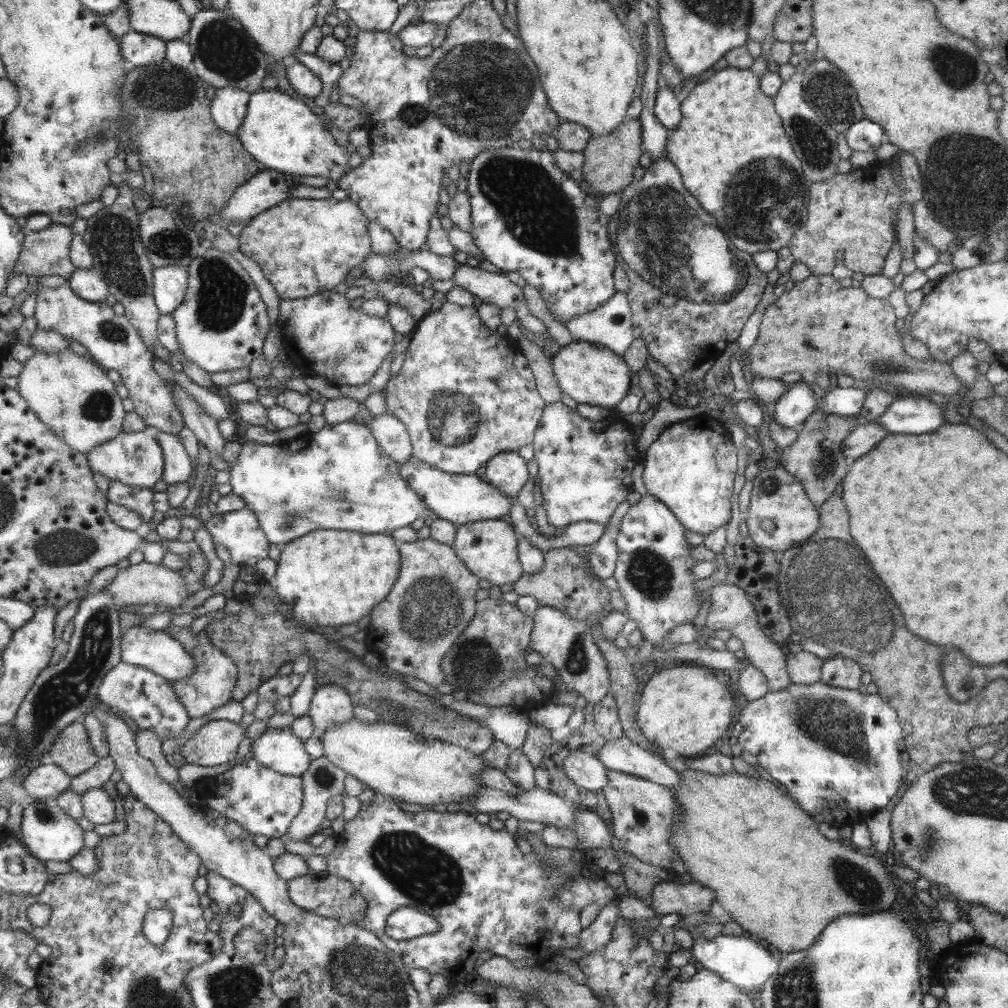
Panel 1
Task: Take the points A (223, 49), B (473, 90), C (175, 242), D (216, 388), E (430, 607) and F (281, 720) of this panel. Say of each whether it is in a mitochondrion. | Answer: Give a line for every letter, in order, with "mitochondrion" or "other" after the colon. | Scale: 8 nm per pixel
A: mitochondrion
B: mitochondrion
C: mitochondrion
D: other
E: mitochondrion
F: other

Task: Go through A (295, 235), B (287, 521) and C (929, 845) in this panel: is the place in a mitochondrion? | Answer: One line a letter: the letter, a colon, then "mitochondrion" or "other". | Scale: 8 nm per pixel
A: other
B: mitochondrion
C: mitochondrion

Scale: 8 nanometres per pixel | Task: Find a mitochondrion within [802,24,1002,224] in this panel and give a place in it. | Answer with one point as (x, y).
(956, 68)

